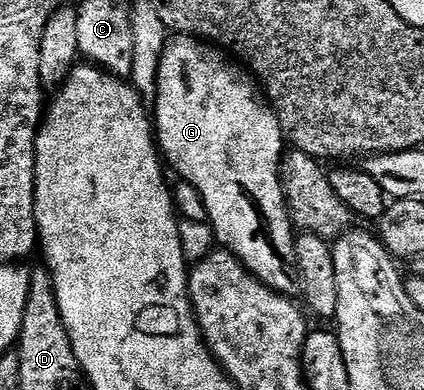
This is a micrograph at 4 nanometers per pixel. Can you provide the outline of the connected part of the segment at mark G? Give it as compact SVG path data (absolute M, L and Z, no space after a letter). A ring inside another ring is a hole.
M183 34L171 37L165 44L163 58L159 64L159 89L154 101L154 128L158 137L158 146L171 166L181 175L180 178L195 186L202 194L208 211L208 223L216 234L216 239L227 251L232 252L240 259L252 275L259 278L263 284L270 286L276 292L292 294L298 288L298 267L296 264L296 236L292 213L288 211L288 197L284 195L284 182L282 179L282 165L286 154L286 137L277 118L276 112L267 101L256 78L245 67L236 63L223 49L216 47L209 41L199 37Z

